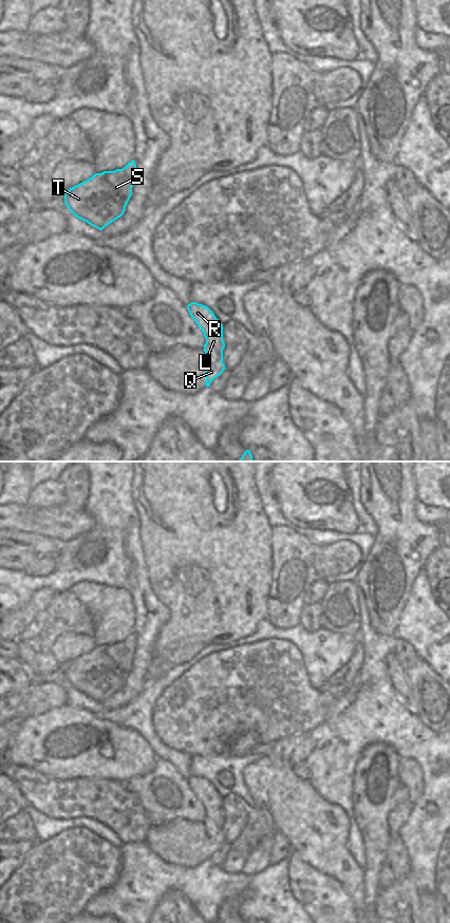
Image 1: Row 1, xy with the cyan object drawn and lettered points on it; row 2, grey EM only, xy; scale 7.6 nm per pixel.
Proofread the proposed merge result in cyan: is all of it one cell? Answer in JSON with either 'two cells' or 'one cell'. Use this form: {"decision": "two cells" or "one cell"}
{"decision": "two cells"}

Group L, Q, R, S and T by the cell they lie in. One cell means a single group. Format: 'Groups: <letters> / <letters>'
Groups: L R S T / Q

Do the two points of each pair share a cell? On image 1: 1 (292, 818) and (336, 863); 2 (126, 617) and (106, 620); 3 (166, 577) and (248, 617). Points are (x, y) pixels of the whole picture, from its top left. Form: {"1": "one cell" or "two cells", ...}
{"1": "one cell", "2": "one cell", "3": "one cell"}

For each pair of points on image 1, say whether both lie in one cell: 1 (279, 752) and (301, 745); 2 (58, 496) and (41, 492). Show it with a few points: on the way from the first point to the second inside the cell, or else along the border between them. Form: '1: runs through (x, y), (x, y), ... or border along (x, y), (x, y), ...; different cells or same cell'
1: runs through (284, 750), (296, 748); same cell
2: runs through (54, 494), (45, 493); same cell

